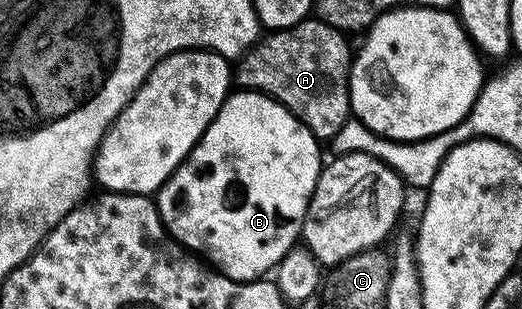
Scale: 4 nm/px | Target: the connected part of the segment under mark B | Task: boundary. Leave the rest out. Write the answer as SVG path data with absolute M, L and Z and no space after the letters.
M237 89L235 92L229 93L228 98L222 104L222 108L206 128L204 135L197 140L196 147L185 156L178 169L164 181L164 185L160 187L155 195L154 201L157 210L160 211L160 219L164 221L164 227L168 229L169 235L175 238L184 249L192 251L197 256L203 256L219 273L224 274L227 278L232 278L236 282L254 282L263 279L267 275L264 274L267 270L268 273L275 271L276 265L291 252L293 246L297 245L298 239L301 237L306 208L310 204L312 193L318 184L318 176L322 169L320 146L321 143L312 135L310 128L301 124L276 99L268 94L262 94L258 90Z

